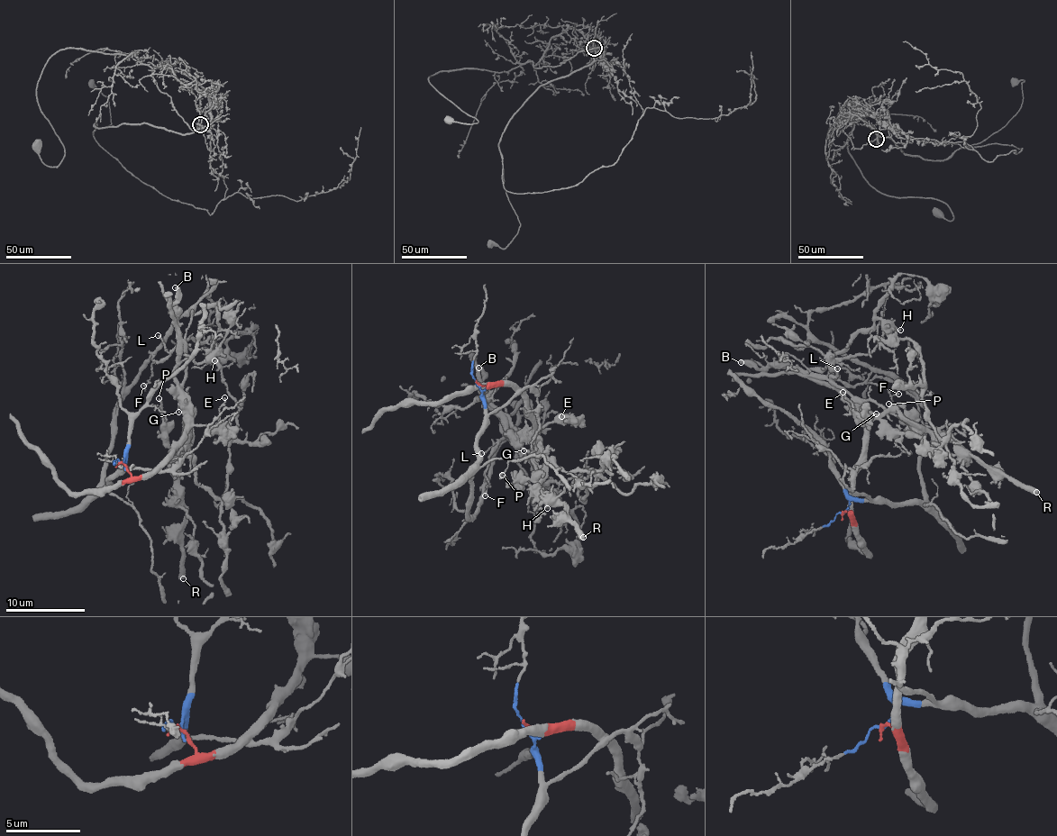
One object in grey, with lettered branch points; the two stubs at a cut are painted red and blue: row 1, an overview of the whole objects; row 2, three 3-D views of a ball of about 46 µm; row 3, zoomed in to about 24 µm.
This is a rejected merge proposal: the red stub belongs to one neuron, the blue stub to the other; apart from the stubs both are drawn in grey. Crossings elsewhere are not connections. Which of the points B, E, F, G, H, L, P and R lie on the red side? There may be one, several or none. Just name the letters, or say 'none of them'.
B, E, F, G, H, L, P, R

